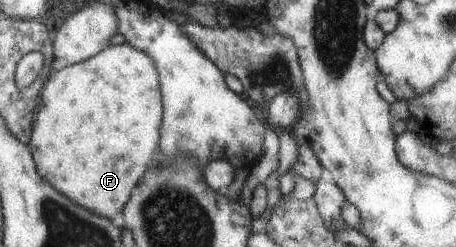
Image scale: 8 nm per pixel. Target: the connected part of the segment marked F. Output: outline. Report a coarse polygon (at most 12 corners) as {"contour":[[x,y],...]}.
{"contour":[[127,43],[54,70],[39,176],[118,221],[158,150],[156,64]]}

